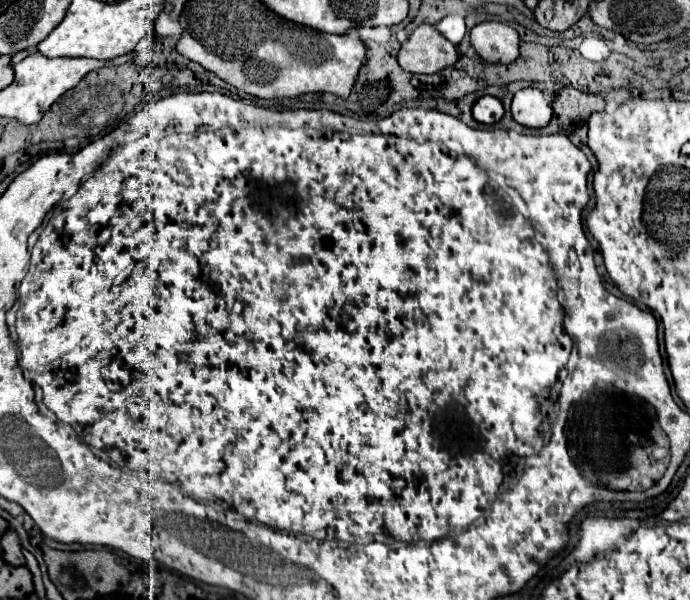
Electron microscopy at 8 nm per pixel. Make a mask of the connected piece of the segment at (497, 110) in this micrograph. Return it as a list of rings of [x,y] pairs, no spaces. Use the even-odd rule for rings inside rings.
[[[482,96],[474,104],[474,120],[480,124],[494,124],[504,116],[502,102],[494,96]]]

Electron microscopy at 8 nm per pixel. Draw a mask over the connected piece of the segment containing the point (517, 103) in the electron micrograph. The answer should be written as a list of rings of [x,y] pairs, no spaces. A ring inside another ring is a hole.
[[[524,88],[514,94],[512,118],[526,128],[544,128],[552,118],[552,108],[538,88]]]

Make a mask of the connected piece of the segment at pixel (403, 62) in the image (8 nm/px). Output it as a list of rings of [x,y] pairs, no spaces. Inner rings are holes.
[[[430,24],[418,26],[398,52],[398,64],[412,74],[436,74],[456,62],[458,48]]]

